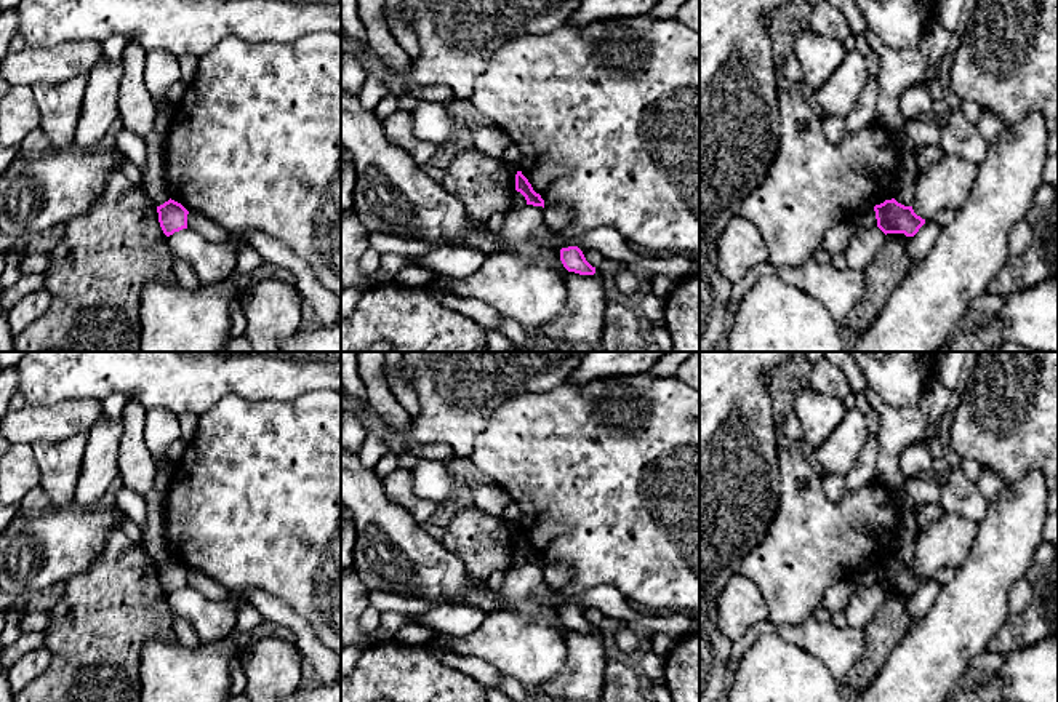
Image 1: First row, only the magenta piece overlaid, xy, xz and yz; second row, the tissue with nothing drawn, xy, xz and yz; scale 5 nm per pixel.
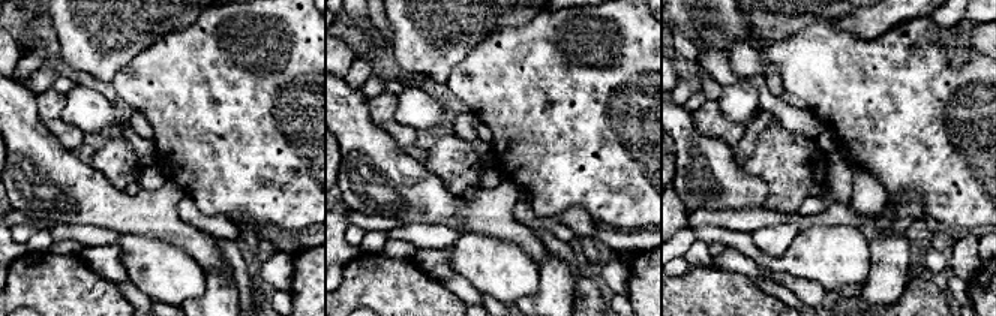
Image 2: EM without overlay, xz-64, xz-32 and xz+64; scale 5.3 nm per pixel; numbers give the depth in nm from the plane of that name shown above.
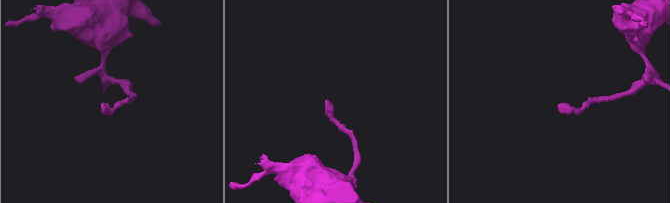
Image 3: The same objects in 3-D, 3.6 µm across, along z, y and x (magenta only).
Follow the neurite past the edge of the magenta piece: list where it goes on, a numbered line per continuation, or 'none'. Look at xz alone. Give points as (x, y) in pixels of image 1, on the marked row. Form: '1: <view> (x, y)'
none

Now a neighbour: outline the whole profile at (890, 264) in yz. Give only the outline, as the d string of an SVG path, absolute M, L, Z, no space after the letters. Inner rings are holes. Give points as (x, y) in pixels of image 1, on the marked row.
M887 233L882 248L864 270L864 291L842 325L858 336L864 333L884 310L893 289L911 272L908 245L911 237Z

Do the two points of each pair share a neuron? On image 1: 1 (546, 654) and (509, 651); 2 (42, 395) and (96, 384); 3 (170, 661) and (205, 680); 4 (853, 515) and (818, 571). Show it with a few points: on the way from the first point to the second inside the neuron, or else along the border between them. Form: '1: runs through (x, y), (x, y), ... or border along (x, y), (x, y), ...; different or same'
1: runs through (537, 654), (533, 651), (519, 651); same
2: runs through (55, 384), (84, 384); same
3: runs through (178, 669), (189, 680), (197, 680); same
4: runs through (845, 530), (818, 557); same

